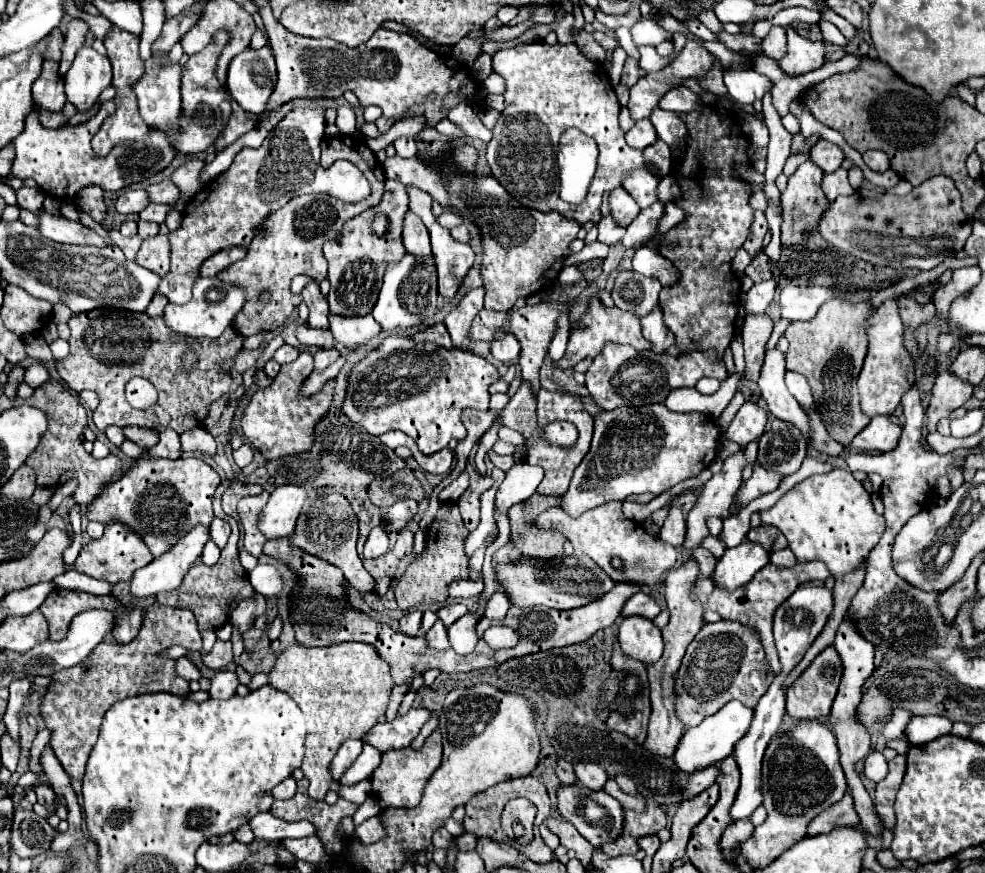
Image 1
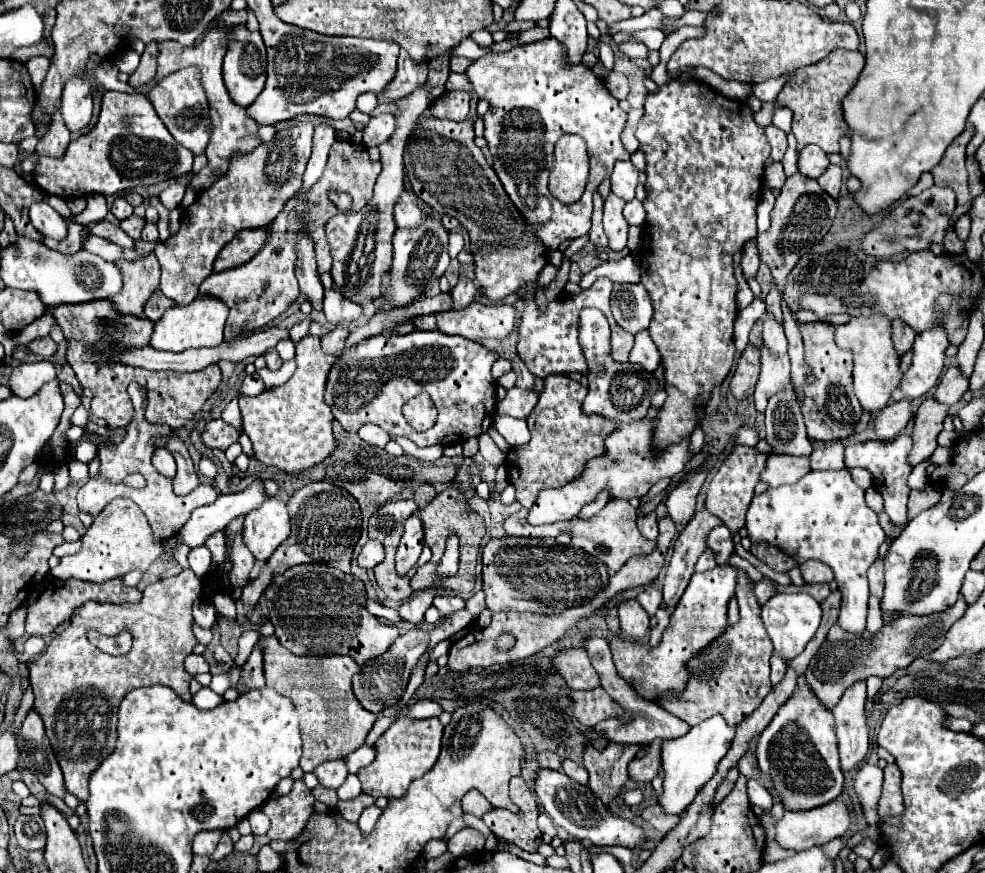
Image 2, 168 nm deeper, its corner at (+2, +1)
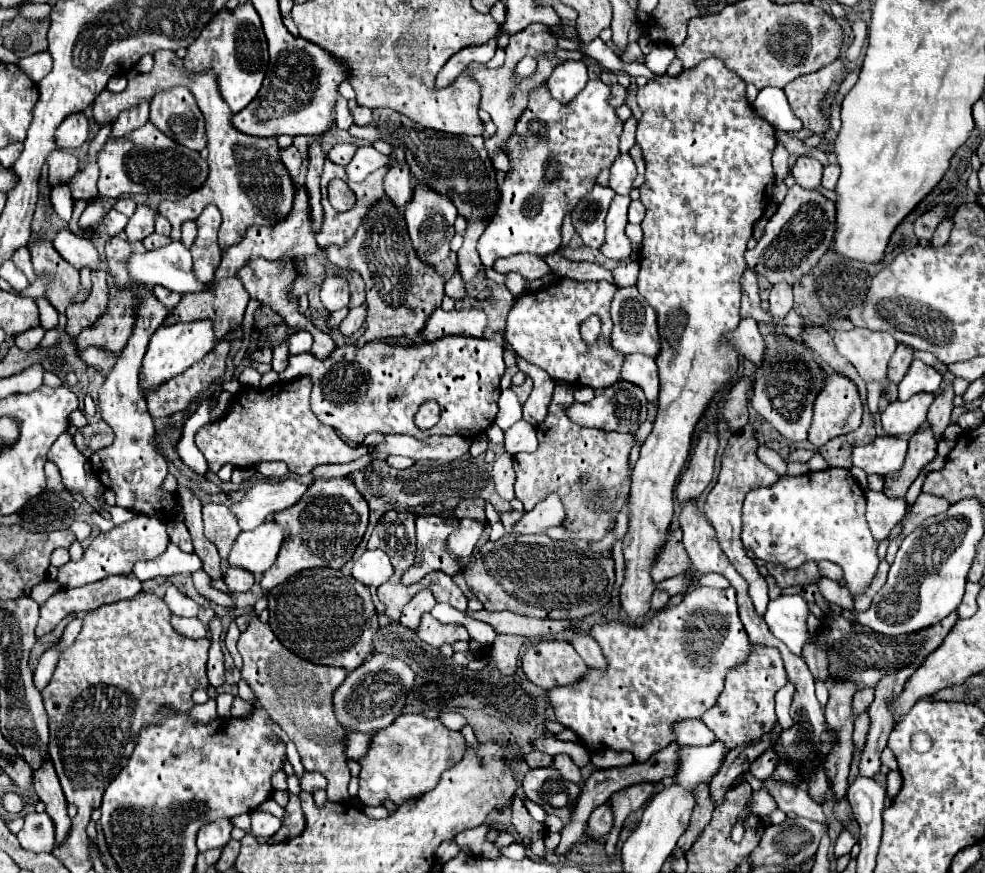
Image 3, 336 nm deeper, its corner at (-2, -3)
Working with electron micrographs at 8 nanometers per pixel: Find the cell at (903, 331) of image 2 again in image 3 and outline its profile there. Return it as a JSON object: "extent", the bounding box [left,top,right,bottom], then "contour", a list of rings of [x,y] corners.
{"extent":[887,345,913,385],"contour":[[[897,345],[897,351],[895,351],[895,355],[891,357],[891,361],[889,361],[889,371],[887,371],[889,383],[895,383],[895,385],[901,383],[901,379],[905,377],[905,371],[909,369],[911,353],[913,353],[911,347]]]}

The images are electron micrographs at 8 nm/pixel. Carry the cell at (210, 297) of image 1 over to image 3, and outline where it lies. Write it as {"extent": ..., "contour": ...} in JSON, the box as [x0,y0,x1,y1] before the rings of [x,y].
{"extent":[139,321,217,393],"contour":[[[193,321],[193,323],[177,323],[173,327],[159,327],[149,341],[149,347],[143,357],[141,371],[139,371],[141,393],[155,391],[159,385],[169,381],[171,377],[183,373],[195,361],[203,359],[215,347],[215,343],[217,343],[217,339],[213,335],[213,323],[209,323],[209,321]]]}

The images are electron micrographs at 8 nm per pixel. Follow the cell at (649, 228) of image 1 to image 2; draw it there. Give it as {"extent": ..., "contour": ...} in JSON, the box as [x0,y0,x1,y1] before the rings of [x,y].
{"extent":[623,199,645,225],"contour":[[[633,199],[625,205],[623,215],[625,215],[629,225],[643,225],[645,223],[645,209],[643,209],[641,201],[637,201],[637,199]]]}

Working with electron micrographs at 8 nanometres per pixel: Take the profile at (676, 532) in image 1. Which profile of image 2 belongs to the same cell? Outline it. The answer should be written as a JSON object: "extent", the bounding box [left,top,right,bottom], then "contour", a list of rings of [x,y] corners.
{"extent":[665,471,707,525],"contour":[[[699,471],[695,475],[689,475],[683,483],[679,483],[667,497],[665,505],[669,511],[669,517],[675,525],[687,525],[689,519],[695,513],[695,499],[697,493],[707,477],[707,471]]]}

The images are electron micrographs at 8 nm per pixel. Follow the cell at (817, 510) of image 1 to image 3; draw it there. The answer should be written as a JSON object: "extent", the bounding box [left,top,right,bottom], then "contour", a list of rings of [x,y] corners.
{"extent":[741,469,877,597],"contour":[[[825,469],[825,471],[809,471],[797,477],[781,477],[771,487],[759,487],[747,493],[743,503],[743,531],[741,531],[743,547],[757,559],[767,563],[777,563],[787,569],[797,569],[805,561],[821,561],[829,559],[843,567],[845,581],[853,597],[861,595],[869,585],[877,571],[877,543],[865,523],[865,495],[859,483],[851,477],[847,469]]]}

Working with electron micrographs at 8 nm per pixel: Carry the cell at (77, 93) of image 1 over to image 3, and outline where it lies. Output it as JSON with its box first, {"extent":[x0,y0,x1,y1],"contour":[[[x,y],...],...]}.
{"extent":[55,115,89,149],"contour":[[[69,115],[55,131],[55,145],[59,149],[77,149],[89,139],[89,121],[85,115]]]}

